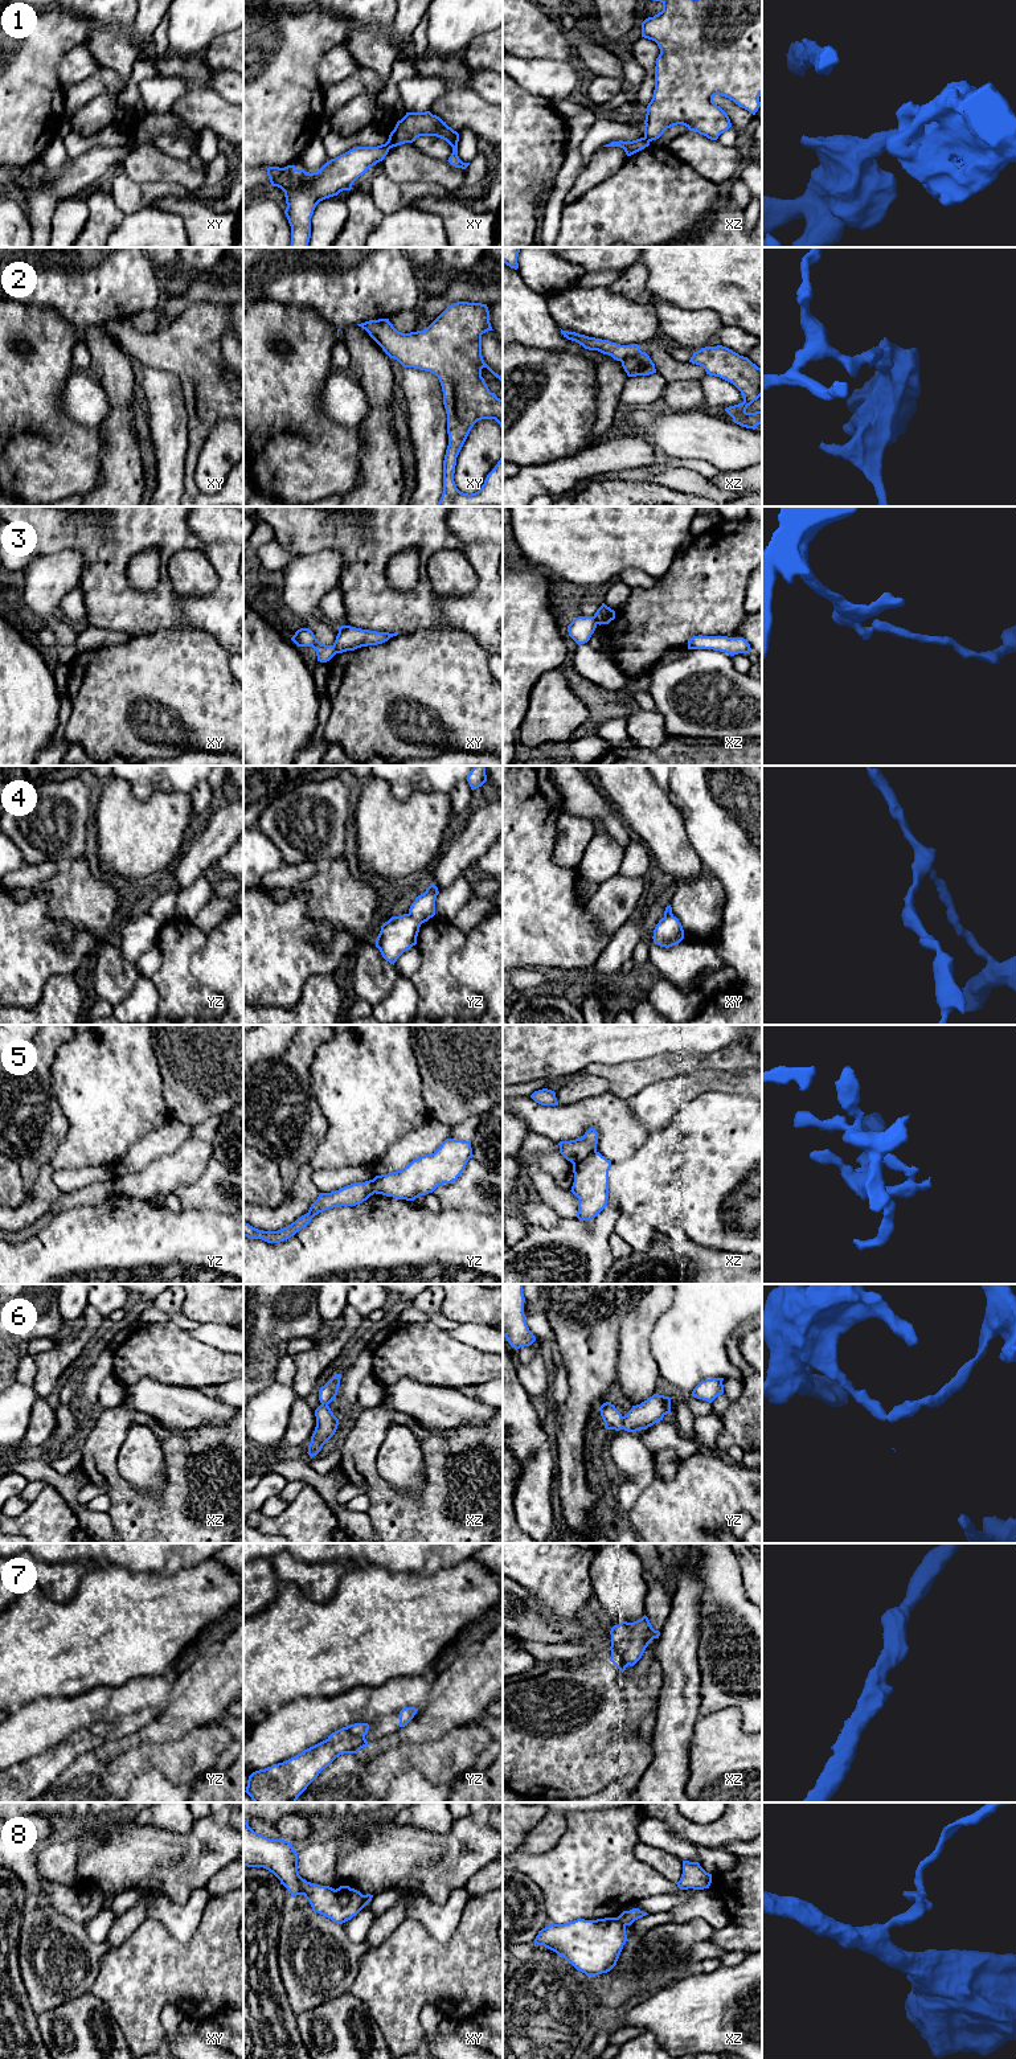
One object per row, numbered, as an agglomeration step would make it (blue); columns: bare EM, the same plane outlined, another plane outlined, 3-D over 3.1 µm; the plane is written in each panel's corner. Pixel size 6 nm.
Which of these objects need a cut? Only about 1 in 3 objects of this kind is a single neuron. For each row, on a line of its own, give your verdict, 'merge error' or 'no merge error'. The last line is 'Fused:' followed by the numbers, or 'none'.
1: merge error
2: merge error
3: merge error
4: merge error
5: merge error
6: merge error
7: no merge error
8: merge error
Fused: 1, 2, 3, 4, 5, 6, 8

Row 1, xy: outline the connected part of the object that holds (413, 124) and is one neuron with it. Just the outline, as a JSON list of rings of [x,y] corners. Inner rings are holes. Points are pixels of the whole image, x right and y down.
[[[430,111],[406,112],[397,122],[386,143],[389,148],[393,148],[405,143],[413,143],[419,136],[437,136],[446,140],[452,147],[452,153],[447,161],[455,168],[462,169],[470,165],[470,163],[463,163],[458,156],[459,134]]]

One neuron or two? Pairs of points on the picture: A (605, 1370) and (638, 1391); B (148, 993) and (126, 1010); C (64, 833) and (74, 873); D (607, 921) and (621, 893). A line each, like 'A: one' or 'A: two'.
A: two
B: one
C: two
D: one

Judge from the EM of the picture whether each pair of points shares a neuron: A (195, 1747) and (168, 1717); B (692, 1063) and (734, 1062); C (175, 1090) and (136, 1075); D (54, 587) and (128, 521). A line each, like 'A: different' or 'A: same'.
A: different
B: same
C: different
D: different

